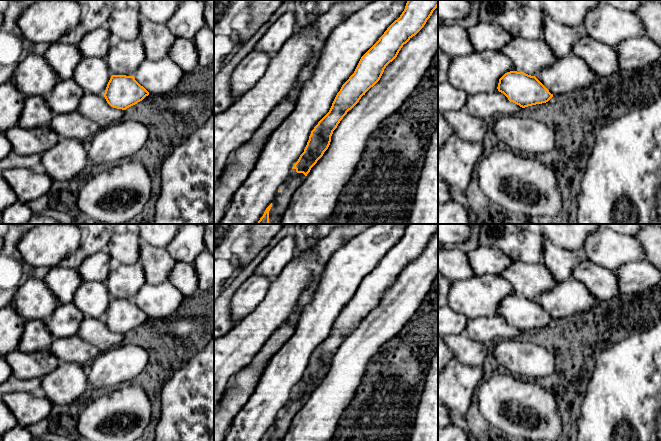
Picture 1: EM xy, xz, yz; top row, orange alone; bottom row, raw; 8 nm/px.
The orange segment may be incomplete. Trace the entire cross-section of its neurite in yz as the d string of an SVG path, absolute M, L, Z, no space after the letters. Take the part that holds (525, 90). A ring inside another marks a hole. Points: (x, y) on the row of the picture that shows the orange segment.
M510 71L500 79L497 87L510 102L522 108L548 102L553 94L535 77L524 72Z

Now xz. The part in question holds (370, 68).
M408 0L404 11L361 57L354 73L342 85L329 112L311 131L309 140L292 169L305 176L328 149L340 121L381 78L386 66L426 24L438 0Z

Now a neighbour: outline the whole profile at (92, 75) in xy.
M83 58L74 70L72 79L85 93L104 95L111 78L106 58Z

